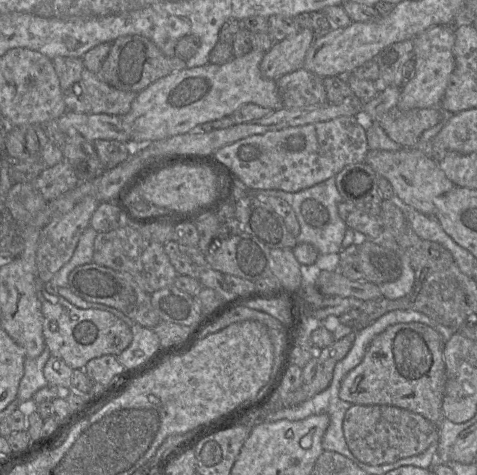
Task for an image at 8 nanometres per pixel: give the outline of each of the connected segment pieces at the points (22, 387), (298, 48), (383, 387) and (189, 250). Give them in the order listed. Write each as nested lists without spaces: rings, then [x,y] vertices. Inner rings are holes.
[[[46,346],[38,357],[25,357],[24,374],[21,378],[17,394],[20,402],[32,399],[35,392],[48,384],[48,381],[44,377],[43,369],[50,356],[50,350]]]
[[[300,29],[281,41],[275,41],[260,63],[263,76],[277,80],[279,77],[303,68],[307,51],[317,35],[310,29]]]
[[[420,322],[387,327],[368,346],[362,361],[341,381],[339,397],[352,405],[391,405],[420,414],[440,426],[446,384],[443,359],[446,341],[435,329]]]
[[[171,240],[164,245],[164,251],[179,275],[187,275],[199,280],[200,273],[209,267],[205,254],[197,247]]]

